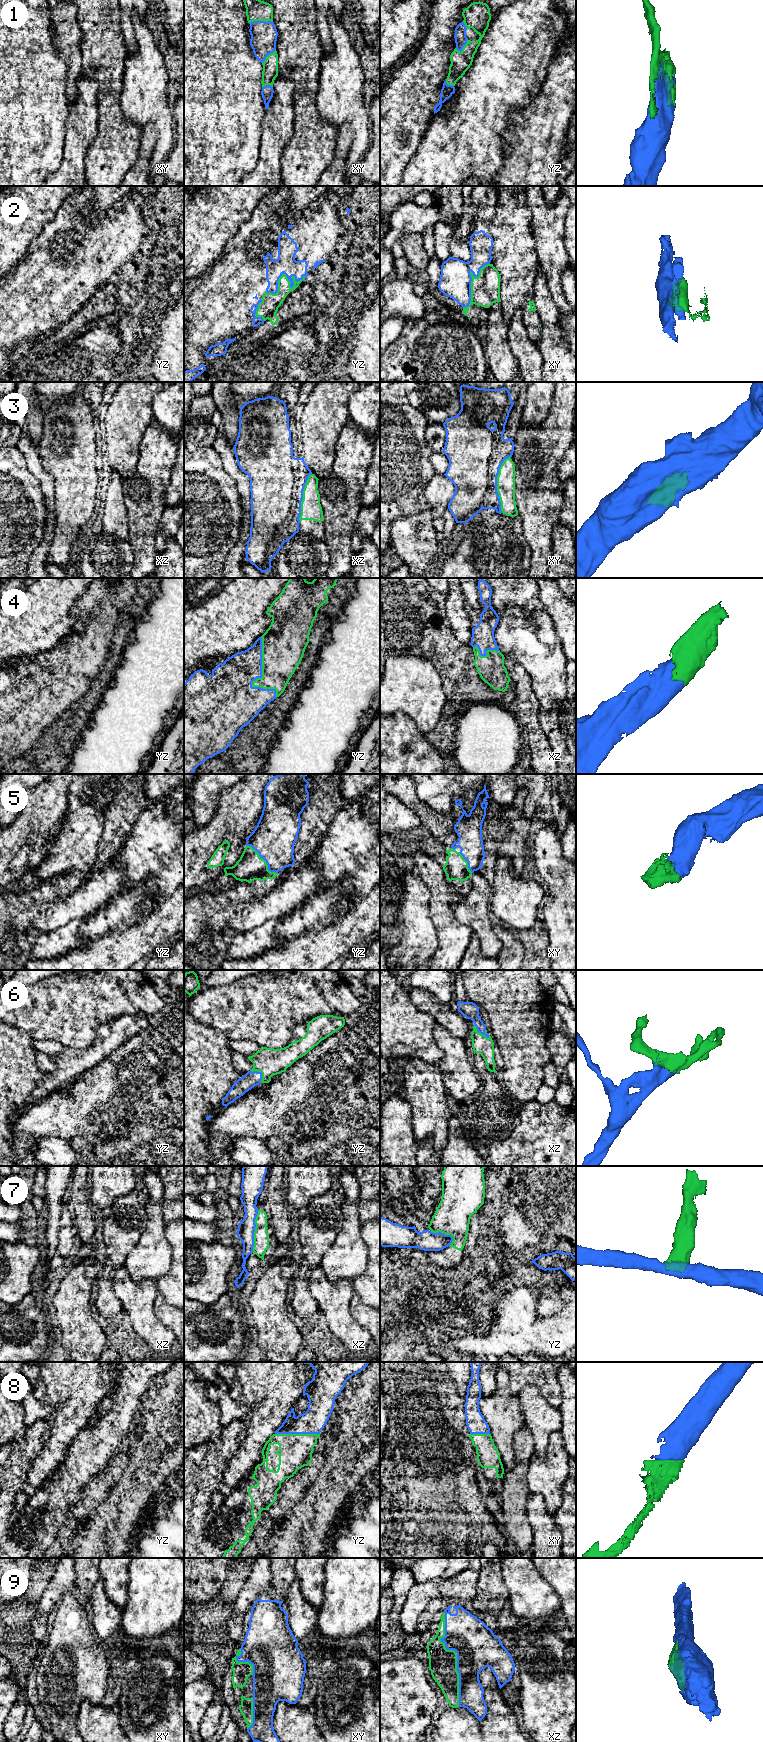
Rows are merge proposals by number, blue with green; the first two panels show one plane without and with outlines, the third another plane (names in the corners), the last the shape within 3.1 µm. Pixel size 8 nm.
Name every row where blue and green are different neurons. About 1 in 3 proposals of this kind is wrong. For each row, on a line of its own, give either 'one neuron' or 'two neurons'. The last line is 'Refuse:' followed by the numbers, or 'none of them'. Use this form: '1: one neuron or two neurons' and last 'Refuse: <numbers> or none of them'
1: one neuron
2: two neurons
3: two neurons
4: one neuron
5: one neuron
6: one neuron
7: two neurons
8: one neuron
9: one neuron
Refuse: 2, 3, 7

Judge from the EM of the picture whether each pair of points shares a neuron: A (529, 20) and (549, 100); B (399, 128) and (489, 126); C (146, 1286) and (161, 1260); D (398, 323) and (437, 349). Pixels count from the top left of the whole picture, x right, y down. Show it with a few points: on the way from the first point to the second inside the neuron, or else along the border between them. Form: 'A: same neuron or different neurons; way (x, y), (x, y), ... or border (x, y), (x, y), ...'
A: different neurons; border (553, 57), (547, 68), (544, 80), (531, 99)
B: different neurons; border (434, 114), (417, 148)
C: different neurons; border (128, 1271), (135, 1282), (157, 1282)
D: different neurons; border (406, 320), (400, 334), (390, 343)

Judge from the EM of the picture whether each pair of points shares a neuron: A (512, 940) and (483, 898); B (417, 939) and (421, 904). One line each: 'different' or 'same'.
A: different
B: same

